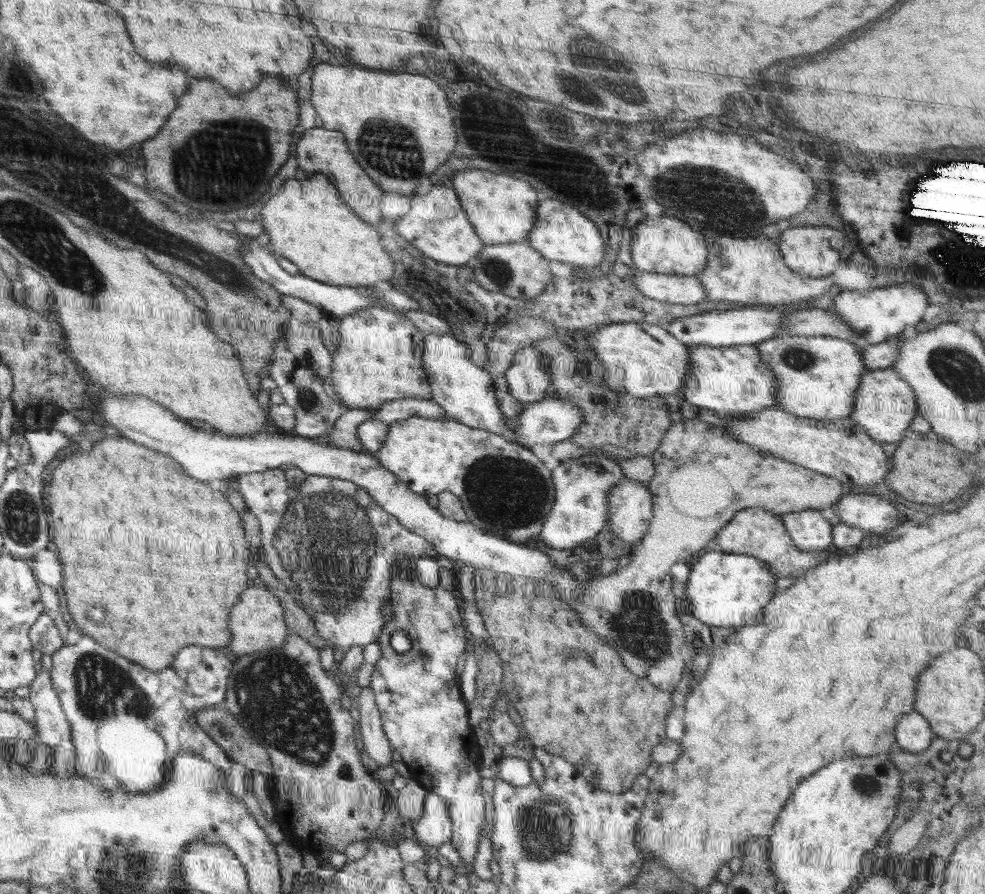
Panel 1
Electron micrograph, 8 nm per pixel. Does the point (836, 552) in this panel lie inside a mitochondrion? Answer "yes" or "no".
no

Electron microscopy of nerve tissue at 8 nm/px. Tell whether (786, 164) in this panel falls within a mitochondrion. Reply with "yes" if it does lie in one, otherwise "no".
no

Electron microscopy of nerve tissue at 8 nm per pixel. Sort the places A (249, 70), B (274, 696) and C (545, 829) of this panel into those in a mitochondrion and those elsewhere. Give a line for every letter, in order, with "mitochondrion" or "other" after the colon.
A: other
B: mitochondrion
C: mitochondrion

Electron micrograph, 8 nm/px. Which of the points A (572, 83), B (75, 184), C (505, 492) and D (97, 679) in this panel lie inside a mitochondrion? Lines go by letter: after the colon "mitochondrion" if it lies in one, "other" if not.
A: mitochondrion
B: mitochondrion
C: mitochondrion
D: mitochondrion

